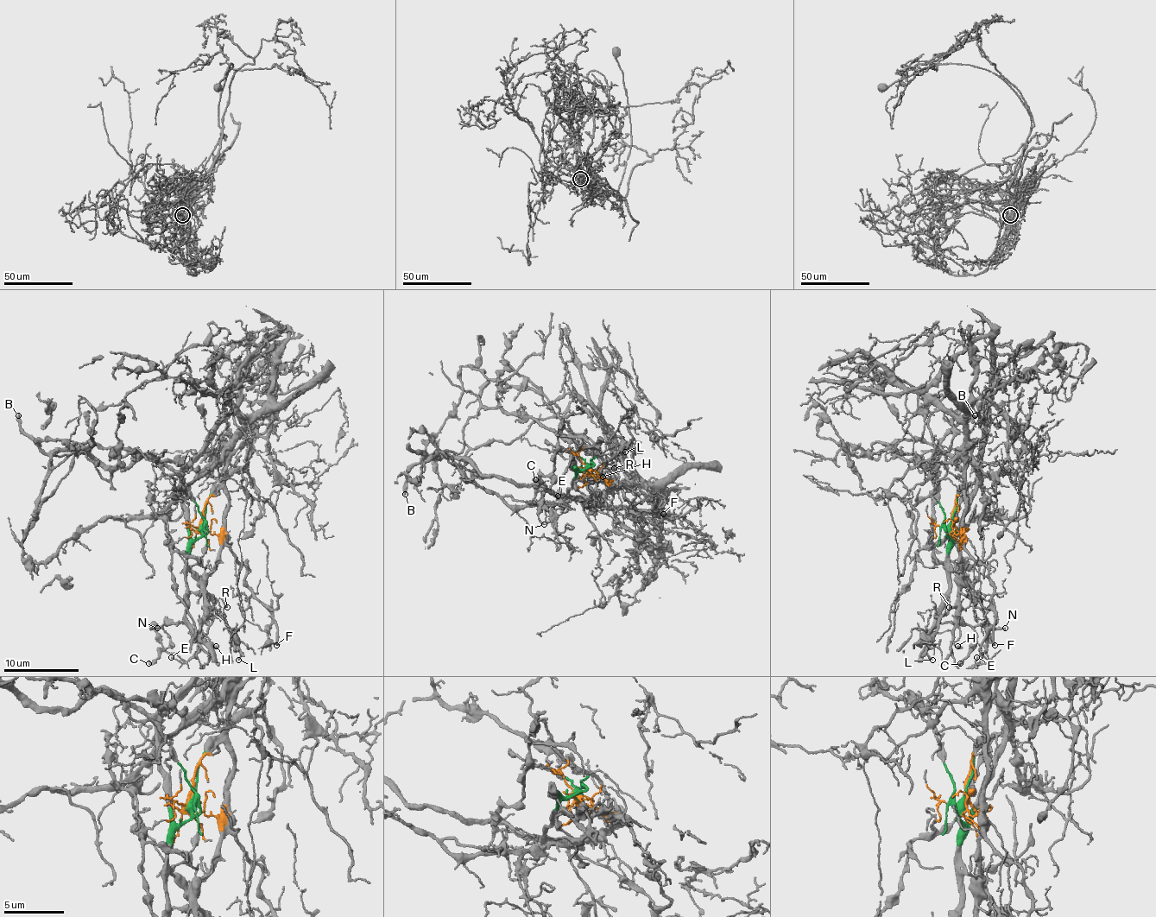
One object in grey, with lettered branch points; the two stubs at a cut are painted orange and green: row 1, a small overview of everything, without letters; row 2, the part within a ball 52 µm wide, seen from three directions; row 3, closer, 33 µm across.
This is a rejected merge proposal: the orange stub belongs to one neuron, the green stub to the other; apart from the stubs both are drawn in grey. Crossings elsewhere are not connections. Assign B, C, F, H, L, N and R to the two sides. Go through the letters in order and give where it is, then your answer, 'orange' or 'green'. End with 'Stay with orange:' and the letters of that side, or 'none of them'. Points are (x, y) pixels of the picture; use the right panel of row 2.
B: at (975, 415); green
C: at (960, 663); green
F: at (994, 645); orange
H: at (957, 646); orange
L: at (932, 660); orange
N: at (1005, 628); green
R: at (949, 607); orange
Stay with orange: F, H, L, R

